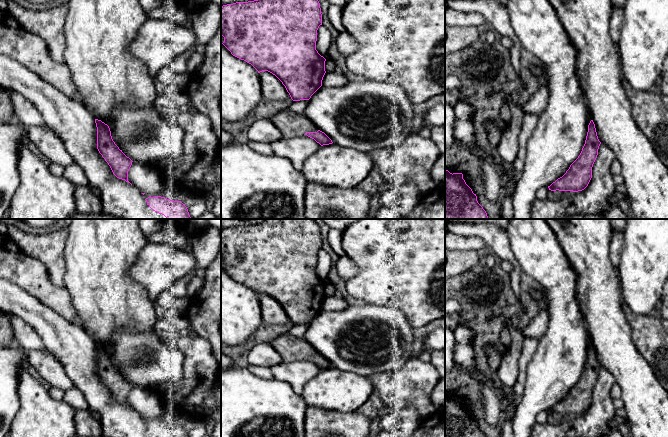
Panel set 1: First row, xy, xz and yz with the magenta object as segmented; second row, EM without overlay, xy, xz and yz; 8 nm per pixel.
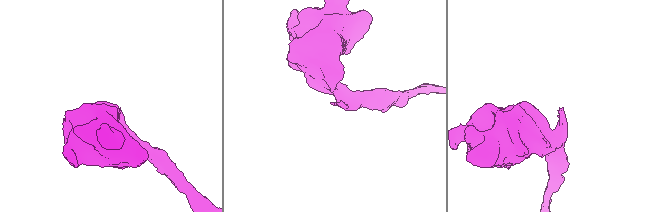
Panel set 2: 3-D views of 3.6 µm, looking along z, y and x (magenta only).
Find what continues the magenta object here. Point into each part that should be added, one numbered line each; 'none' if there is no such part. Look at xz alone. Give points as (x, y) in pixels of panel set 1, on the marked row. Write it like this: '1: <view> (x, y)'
1: xz (290, 124)

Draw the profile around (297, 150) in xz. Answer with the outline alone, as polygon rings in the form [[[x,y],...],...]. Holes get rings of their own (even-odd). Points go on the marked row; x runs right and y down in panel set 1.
[[[307,135],[282,138],[270,145],[274,155],[287,158],[298,171],[302,171],[305,161],[321,147]]]

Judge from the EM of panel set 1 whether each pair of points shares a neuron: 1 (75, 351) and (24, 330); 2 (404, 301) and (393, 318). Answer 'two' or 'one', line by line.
1: two
2: two

